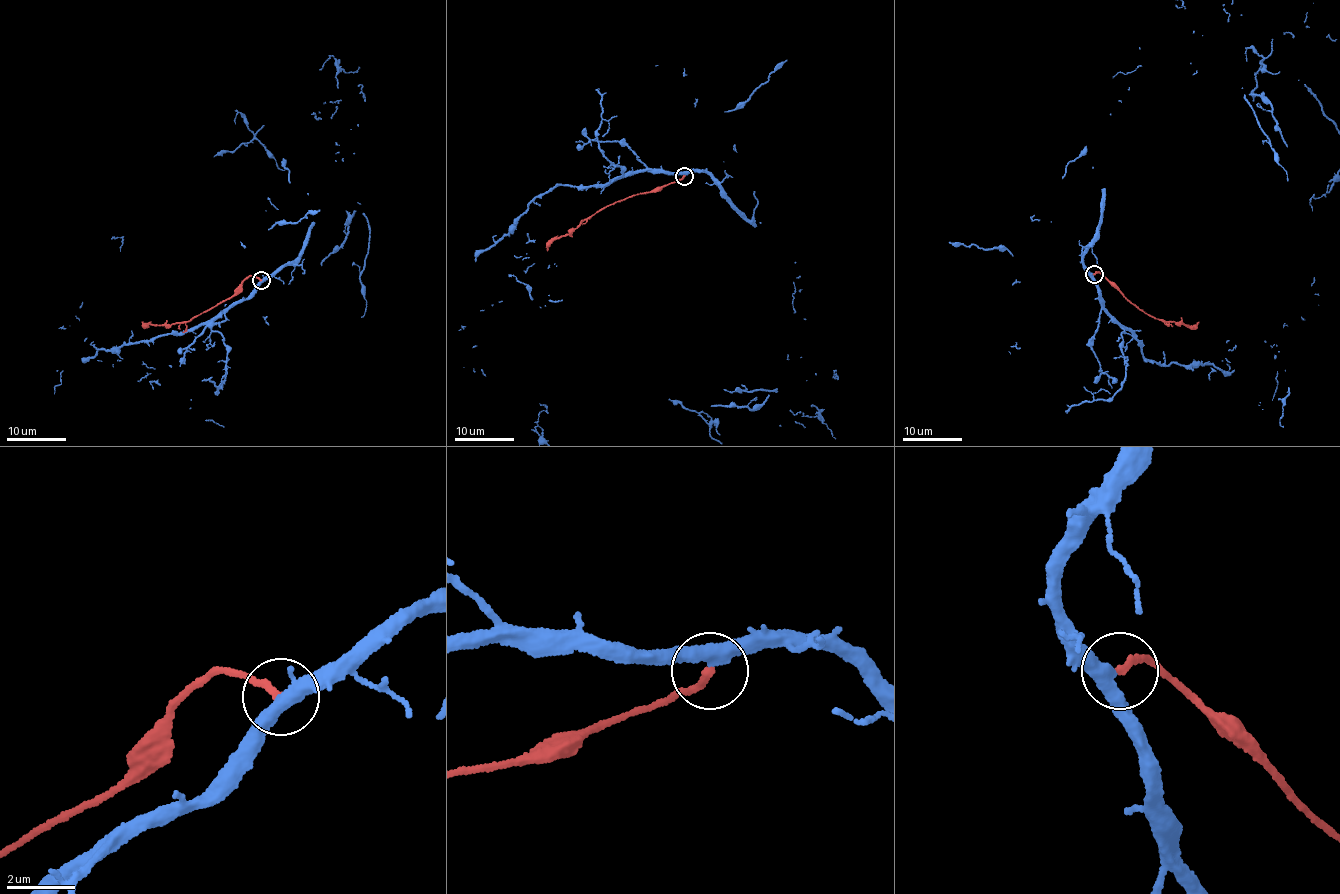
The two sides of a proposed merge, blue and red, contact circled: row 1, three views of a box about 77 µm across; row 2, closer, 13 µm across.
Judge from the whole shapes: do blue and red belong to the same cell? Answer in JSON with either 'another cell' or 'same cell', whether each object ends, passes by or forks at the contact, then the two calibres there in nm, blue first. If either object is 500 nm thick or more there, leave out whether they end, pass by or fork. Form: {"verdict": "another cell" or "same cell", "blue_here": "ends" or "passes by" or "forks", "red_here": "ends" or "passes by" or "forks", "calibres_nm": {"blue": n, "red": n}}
{"verdict": "same cell", "blue_here": "forks", "red_here": "ends", "calibres_nm": {"blue": 300, "red": 170}}

